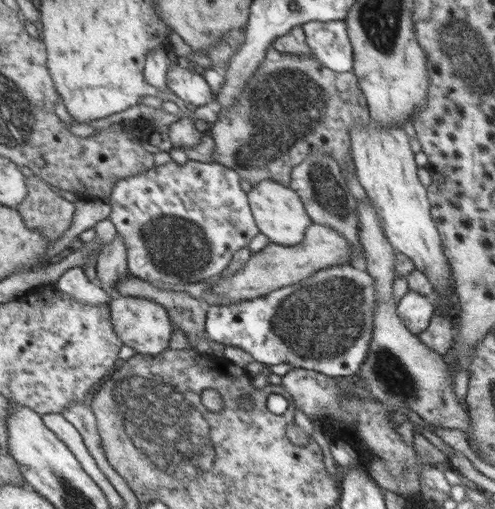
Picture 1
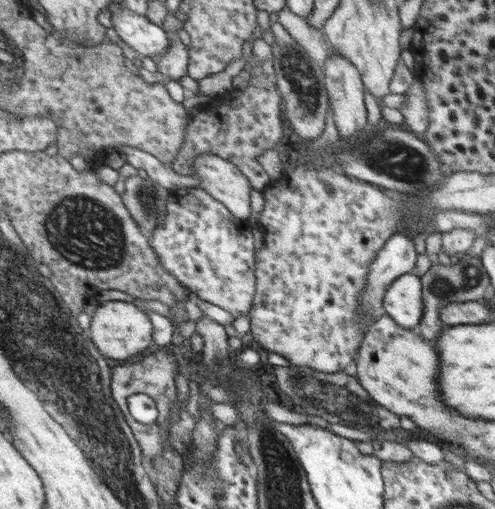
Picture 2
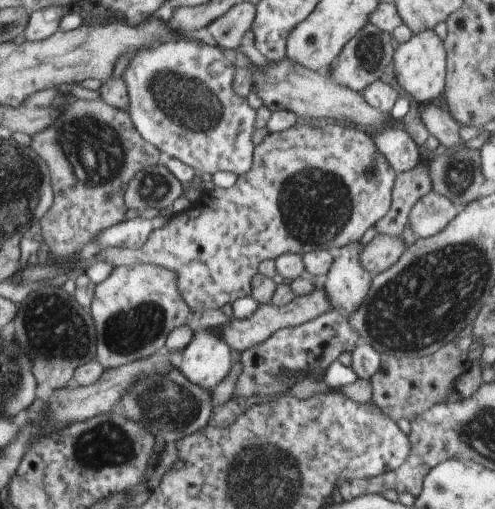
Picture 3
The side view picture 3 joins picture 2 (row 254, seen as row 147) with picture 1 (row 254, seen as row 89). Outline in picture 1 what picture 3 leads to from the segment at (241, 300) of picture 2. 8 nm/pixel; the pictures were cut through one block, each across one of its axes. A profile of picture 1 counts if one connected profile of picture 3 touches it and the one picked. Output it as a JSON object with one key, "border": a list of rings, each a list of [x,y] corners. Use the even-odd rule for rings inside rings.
{"border":[[[189,159],[179,165],[171,160],[117,182],[109,199],[112,206],[110,221],[129,248],[128,267],[131,274],[151,284],[181,288],[188,283],[218,276],[228,266],[233,253],[247,246],[247,242],[257,234],[258,226],[253,224],[252,212],[247,208],[248,200],[234,170],[213,162]]]}

